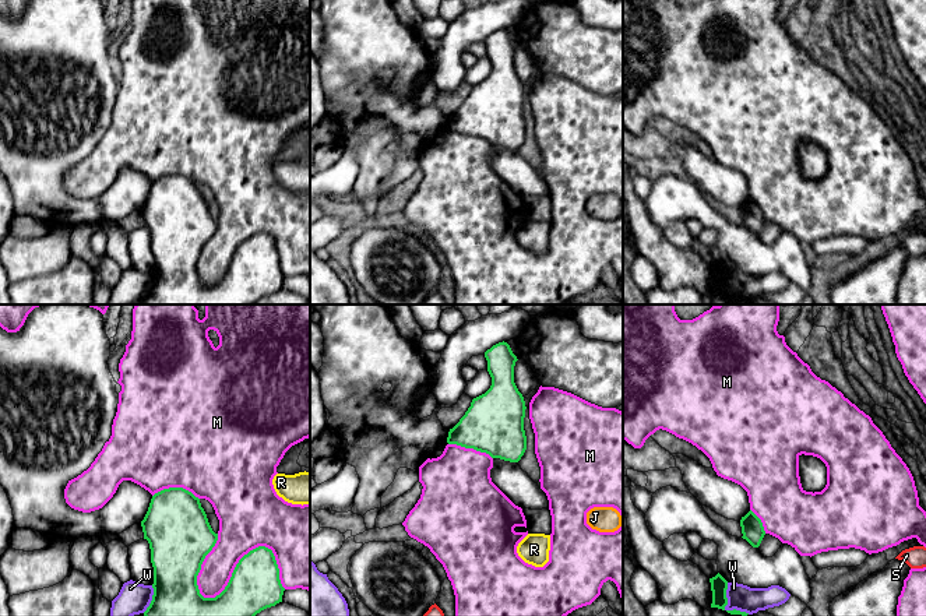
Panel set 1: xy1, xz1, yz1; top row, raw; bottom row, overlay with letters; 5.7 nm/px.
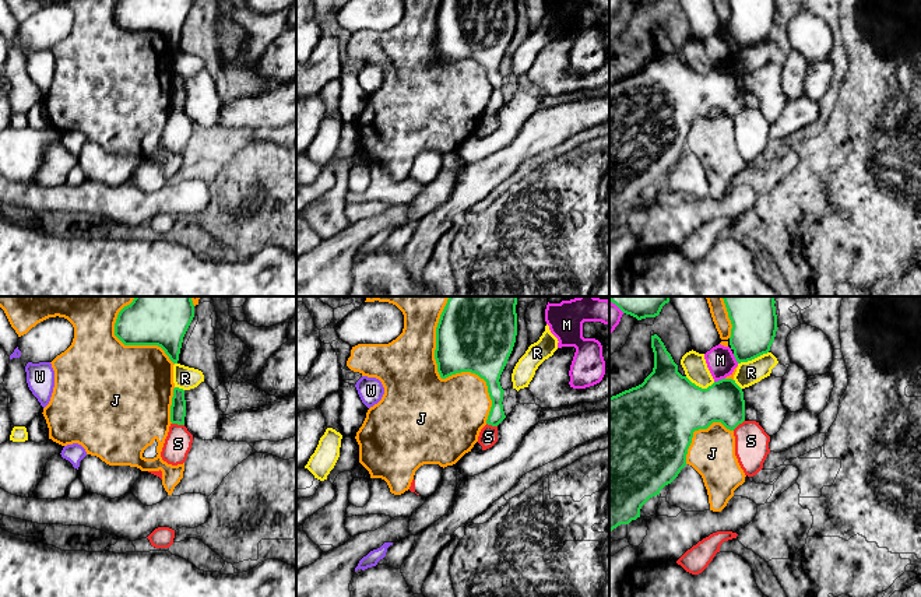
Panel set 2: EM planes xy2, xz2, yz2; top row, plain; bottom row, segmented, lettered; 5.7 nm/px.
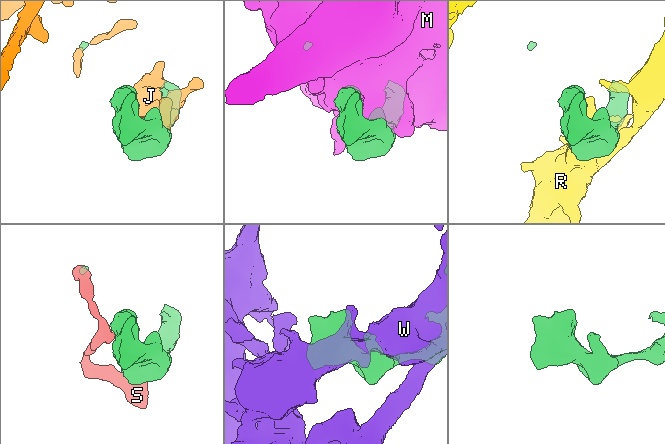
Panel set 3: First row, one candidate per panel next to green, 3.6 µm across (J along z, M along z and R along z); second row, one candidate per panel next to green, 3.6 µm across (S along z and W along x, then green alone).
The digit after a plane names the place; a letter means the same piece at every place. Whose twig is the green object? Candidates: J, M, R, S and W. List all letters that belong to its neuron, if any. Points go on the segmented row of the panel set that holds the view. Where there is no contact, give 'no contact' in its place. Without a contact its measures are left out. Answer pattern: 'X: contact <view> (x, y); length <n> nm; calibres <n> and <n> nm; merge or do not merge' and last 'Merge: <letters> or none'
J: contact xz2 (443, 378); length 750 nm; calibres 360 and 500 nm; do not merge
M: contact xy1 (240, 559); length 500 nm; calibres 300 and 360 nm; do not merge
R: contact yz2 (752, 358); length 190 nm; calibres 260 and 140 nm; do not merge
S: contact xy2 (178, 424); length 70 nm; calibres 100 and 160 nm; do not merge
W: contact yz1 (724, 608); length 220 nm; calibres 100 and 150 nm; do not merge
Merge: none

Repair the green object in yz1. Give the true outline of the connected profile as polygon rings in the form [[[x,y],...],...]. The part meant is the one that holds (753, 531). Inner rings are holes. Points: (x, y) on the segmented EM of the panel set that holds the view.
[[[750,510],[744,517],[742,517],[740,527],[743,534],[742,538],[753,548],[758,548],[765,535],[761,520]]]

